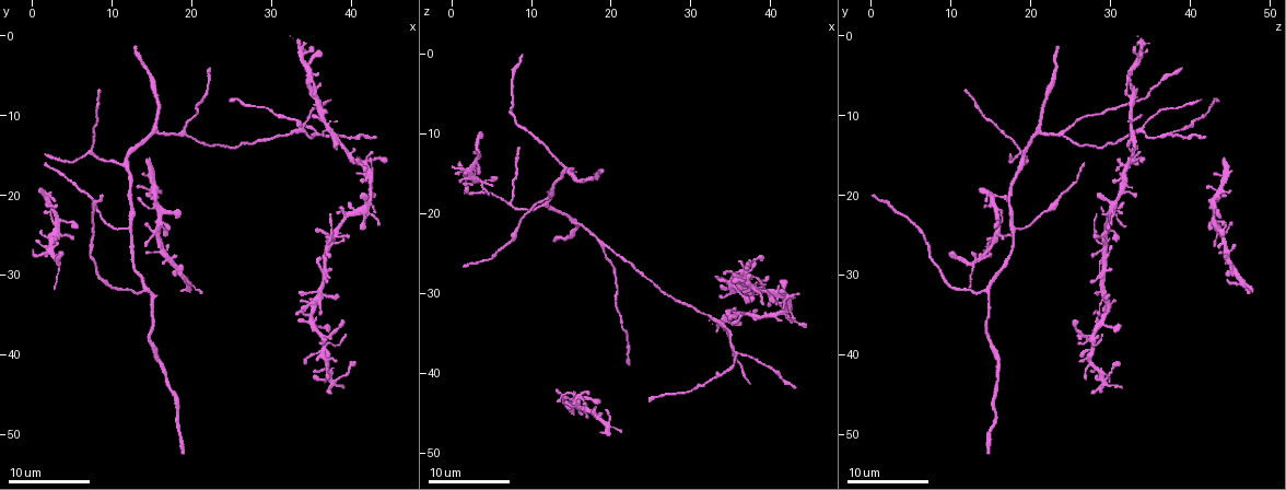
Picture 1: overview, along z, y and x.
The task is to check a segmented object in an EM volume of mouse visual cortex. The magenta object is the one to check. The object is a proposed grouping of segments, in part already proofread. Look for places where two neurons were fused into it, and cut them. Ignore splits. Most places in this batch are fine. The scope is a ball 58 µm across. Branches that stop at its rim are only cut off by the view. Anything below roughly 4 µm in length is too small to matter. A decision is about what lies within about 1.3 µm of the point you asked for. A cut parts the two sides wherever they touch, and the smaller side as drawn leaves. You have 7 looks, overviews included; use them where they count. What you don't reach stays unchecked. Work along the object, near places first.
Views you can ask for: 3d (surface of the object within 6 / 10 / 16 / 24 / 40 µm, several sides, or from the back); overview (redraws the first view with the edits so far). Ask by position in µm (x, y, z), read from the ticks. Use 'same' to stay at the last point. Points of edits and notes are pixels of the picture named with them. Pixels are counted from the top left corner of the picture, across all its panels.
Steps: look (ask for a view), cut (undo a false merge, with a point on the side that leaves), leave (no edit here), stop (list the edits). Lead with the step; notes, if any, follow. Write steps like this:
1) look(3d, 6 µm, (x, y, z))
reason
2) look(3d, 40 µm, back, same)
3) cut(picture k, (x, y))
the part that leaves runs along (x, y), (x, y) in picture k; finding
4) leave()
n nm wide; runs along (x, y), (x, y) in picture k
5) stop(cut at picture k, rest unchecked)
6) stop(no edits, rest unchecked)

look(3d, 16 µm, (11.5, 16.5, 19.0))
three-way junction

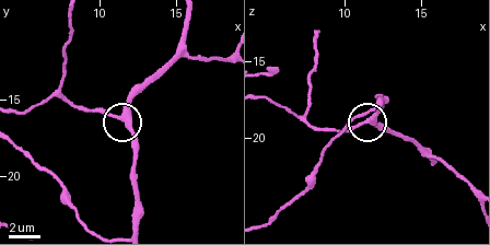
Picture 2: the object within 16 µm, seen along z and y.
look(3d, 16 µm, back, (11.6, 16.2, 18.8))

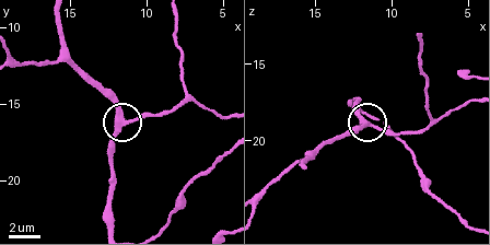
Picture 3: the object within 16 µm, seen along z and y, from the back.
leave()
side arm 16 µm; runs along (18, 66), (68, 63), (112, 102), (124, 119), (158, 113) in picture 3; continuous, no second neuron

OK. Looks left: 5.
look(3d, 16 µm, (12.0, 24.5, 17.5))
small branch off a trunk

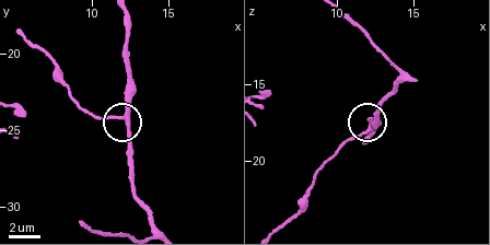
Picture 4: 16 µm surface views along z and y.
leave()
side arm 17 µm; runs along (123, 18), (127, 30), (127, 119), (89, 115) in picture 4; all the same neuron

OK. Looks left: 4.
look(3d, 6 µm, (14.5, 32.0, 14.5))
arms part here

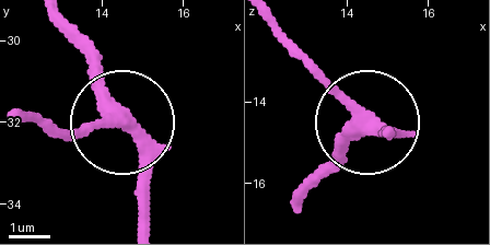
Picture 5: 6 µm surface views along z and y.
leave()
side arm 23 µm; runs along (56, 18), (140, 153), (147, 226) in picture 5; continuous, no second neuron

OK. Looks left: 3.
look(3d, 10 µm, (38.0, 43.5, 29.0))
small branch off a trunk

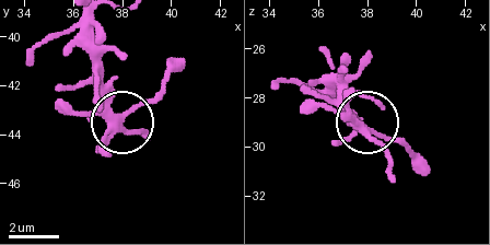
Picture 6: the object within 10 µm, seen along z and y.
look(3d, 10 µm, back, (38.0, 43.3, 29.4))

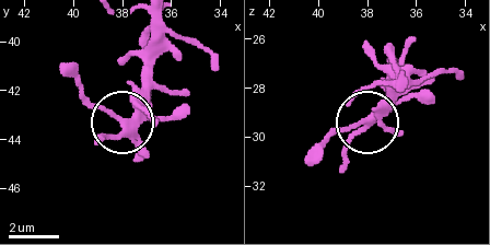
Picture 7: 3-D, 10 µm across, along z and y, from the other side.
leave()
290 nm wide; runs along (162, 21), (148, 96), (118, 131), (95, 144) in picture 7; continuous, no second neuron

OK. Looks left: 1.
stop(no edits, rest unchecked)

